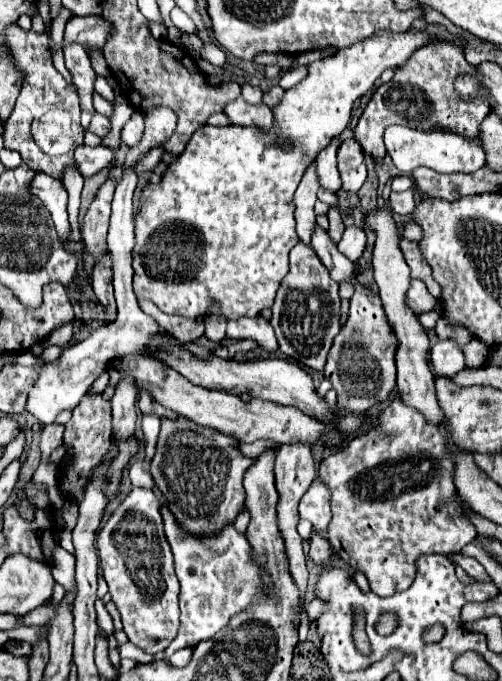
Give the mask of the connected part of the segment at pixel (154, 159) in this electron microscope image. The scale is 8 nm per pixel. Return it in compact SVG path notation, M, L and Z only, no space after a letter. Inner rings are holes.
M153 148L139 161L136 166L136 172L148 172L152 171L153 168L162 160L165 150L161 148Z

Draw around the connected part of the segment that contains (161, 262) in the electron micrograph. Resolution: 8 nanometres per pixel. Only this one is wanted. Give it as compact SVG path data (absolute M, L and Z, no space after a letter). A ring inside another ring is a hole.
M407 30L403 34L379 32L359 44L339 50L335 56L309 64L307 76L289 88L281 102L271 108L273 124L269 130L259 126L201 126L195 130L185 150L167 166L159 184L147 184L139 196L135 214L133 248L133 290L137 298L147 298L165 314L189 320L205 320L211 306L219 304L219 314L227 320L257 316L275 300L283 276L289 272L289 252L297 244L293 194L317 154L339 136L351 118L351 108L387 68L399 68L409 56L431 42L425 32ZM285 140L291 148L275 144Z

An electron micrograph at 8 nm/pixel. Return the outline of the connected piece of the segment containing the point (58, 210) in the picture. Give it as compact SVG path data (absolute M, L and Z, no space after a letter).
M35 174L35 178L29 184L29 192L37 196L45 208L51 212L57 234L63 238L69 238L71 228L67 222L67 192L63 188L63 182L59 184L55 178L47 174Z

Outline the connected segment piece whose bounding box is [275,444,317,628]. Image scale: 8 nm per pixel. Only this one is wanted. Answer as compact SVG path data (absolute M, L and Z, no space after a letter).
M295 444L295 446L281 446L281 450L275 456L275 488L279 492L279 504L277 504L277 516L279 516L279 532L283 532L283 542L287 544L287 562L291 568L291 578L295 580L295 586L299 588L299 612L295 616L295 626L299 628L301 614L305 612L305 592L307 592L307 566L305 566L305 554L303 554L303 538L297 532L297 522L299 522L299 500L307 492L309 484L317 476L315 472L315 460L311 454L311 448L305 444Z

